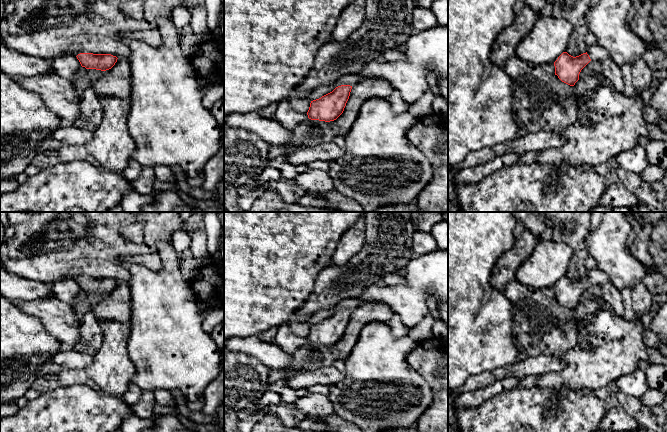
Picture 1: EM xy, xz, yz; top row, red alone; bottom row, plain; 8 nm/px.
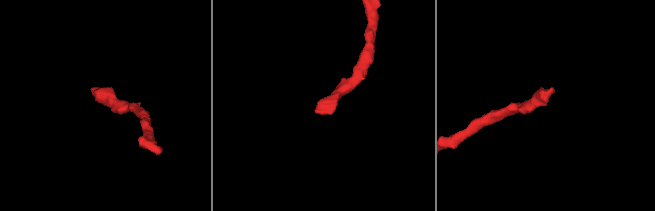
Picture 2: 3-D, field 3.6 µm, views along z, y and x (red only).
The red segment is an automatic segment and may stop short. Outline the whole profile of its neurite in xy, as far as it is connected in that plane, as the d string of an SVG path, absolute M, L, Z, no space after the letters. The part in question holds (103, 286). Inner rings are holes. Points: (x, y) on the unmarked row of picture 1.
M80 277L77 280L82 291L106 295L117 286L117 281L111 278Z

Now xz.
M341 309L321 322L311 325L308 342L325 346L336 344L344 335L351 313L350 309Z

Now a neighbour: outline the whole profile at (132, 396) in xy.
M130 383L128 388L127 388L127 391L122 396L122 399L129 406L136 405L141 399L142 391L143 390L140 389L138 386L136 386L133 383Z

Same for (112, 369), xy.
M107 319L99 322L102 344L85 372L101 392L122 397L136 373L127 349L130 325Z

